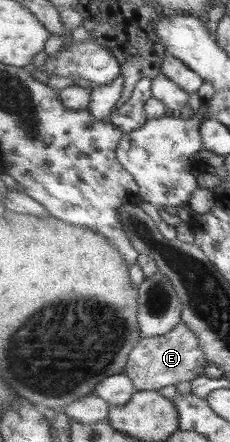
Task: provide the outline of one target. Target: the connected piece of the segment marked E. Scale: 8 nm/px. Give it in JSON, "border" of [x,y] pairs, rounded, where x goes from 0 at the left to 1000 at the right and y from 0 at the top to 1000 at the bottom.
{"border":[[[791,726],[748,751],[696,762],[613,765],[604,778],[557,808],[543,846],[574,857],[600,885],[687,885],[717,873],[761,873],[830,864],[887,848],[904,805],[870,781],[870,765]]]}

